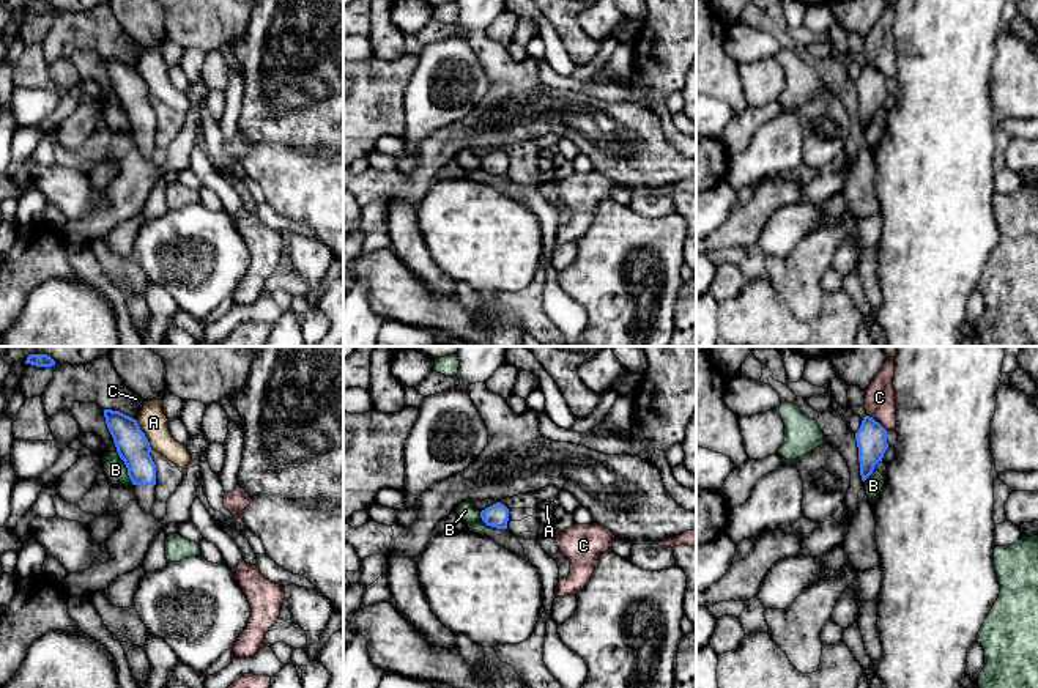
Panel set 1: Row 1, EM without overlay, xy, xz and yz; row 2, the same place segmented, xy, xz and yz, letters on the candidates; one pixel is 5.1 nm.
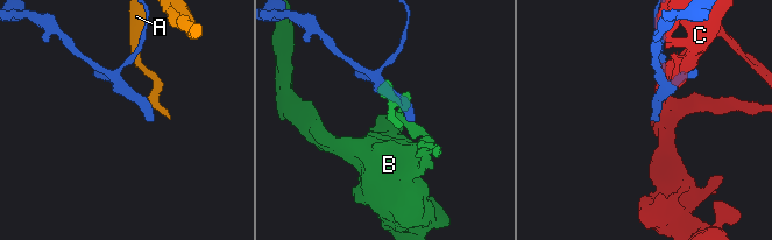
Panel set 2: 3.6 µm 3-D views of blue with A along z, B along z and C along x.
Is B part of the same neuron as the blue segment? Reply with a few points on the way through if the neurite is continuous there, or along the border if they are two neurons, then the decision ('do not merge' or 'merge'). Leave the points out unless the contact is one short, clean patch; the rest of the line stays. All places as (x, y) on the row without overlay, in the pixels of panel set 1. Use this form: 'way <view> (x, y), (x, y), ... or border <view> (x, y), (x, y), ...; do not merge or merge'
border xy (117, 98), (133, 129); do not merge

